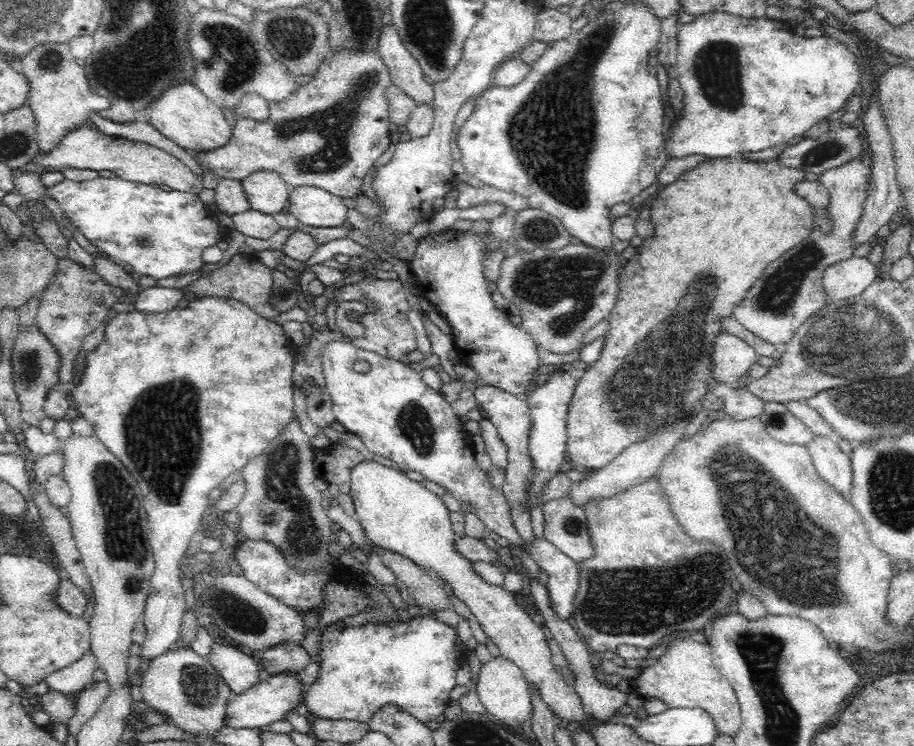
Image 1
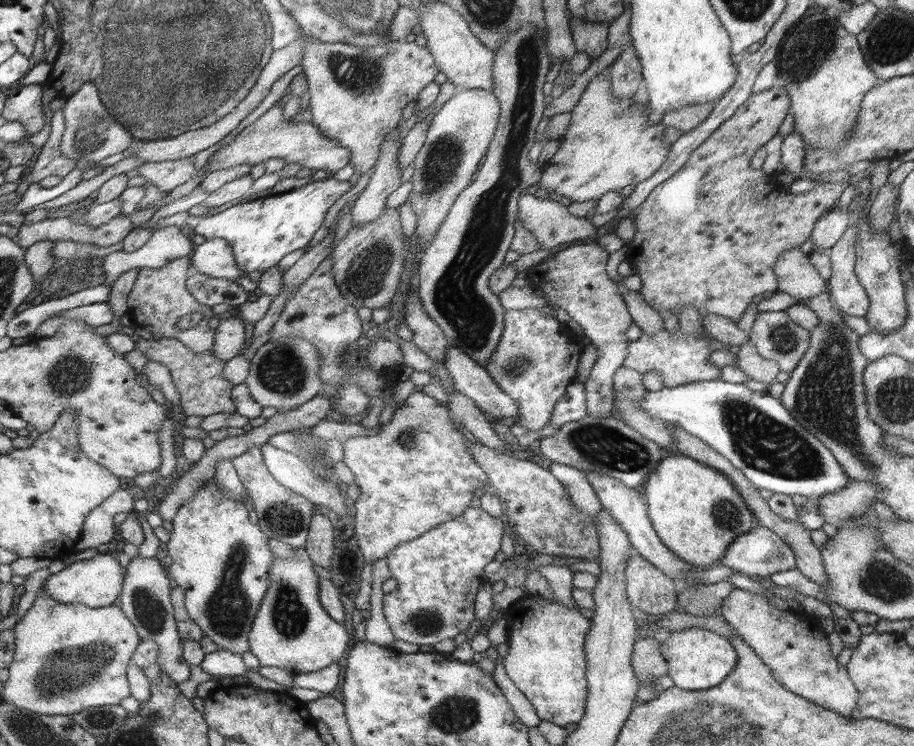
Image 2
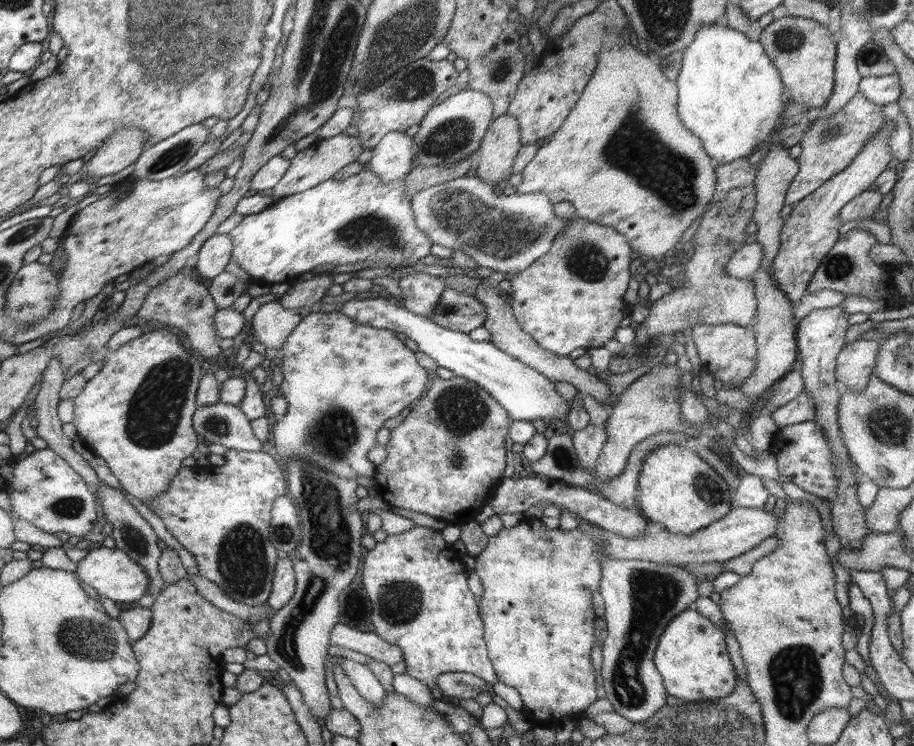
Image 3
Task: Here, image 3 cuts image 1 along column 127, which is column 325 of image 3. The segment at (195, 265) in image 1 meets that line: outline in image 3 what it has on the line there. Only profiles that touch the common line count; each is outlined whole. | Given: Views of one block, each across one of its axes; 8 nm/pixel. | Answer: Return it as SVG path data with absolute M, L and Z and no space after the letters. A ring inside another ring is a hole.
M368 167L344 180L328 179L304 192L274 200L264 211L244 217L229 235L234 239L231 259L239 263L253 282L271 285L294 280L298 274L304 277L304 272L312 272L312 268L326 262L335 266L362 262L365 268L399 264L412 266L428 256L433 245L431 238L415 221L405 180L384 182Z

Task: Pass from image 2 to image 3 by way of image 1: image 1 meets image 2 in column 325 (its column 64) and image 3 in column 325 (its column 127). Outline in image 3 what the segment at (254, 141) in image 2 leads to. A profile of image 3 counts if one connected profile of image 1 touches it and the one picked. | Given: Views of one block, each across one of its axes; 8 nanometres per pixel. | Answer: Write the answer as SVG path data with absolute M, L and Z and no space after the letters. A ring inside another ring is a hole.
M337 134L327 140L317 140L305 150L291 159L288 170L284 176L278 181L278 184L270 190L270 194L274 200L282 199L286 196L292 196L304 192L305 190L318 186L321 182L334 178L334 174L347 164L355 162L362 153L361 143L358 137Z

